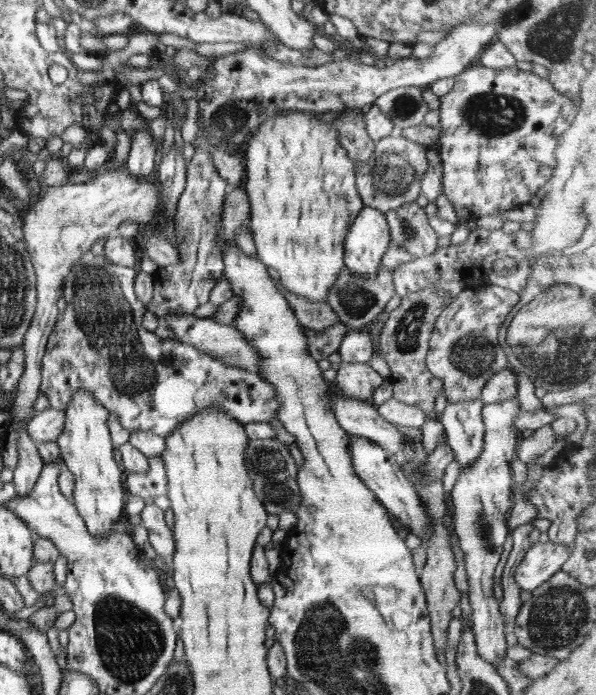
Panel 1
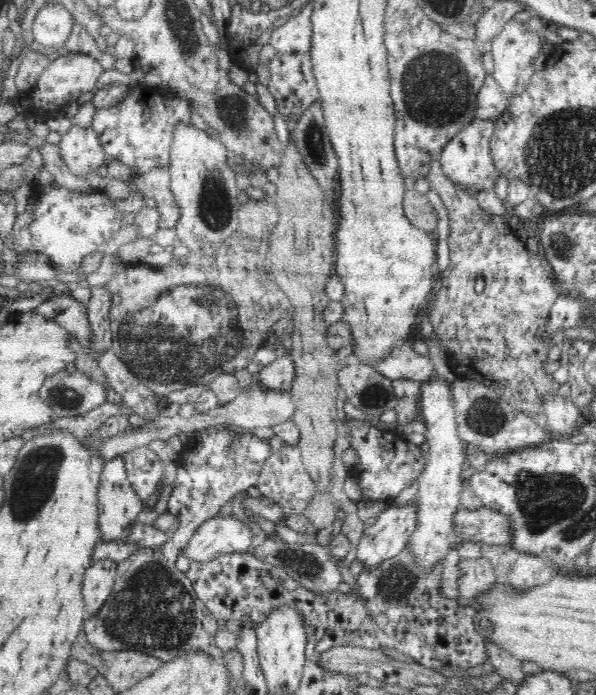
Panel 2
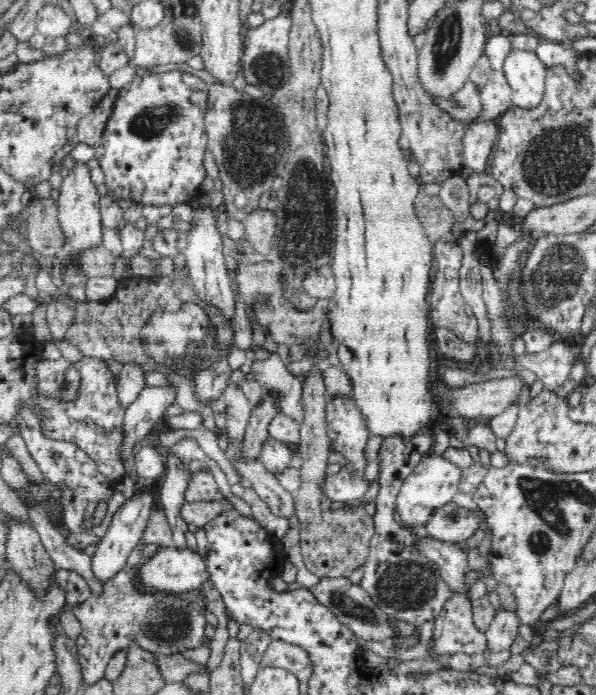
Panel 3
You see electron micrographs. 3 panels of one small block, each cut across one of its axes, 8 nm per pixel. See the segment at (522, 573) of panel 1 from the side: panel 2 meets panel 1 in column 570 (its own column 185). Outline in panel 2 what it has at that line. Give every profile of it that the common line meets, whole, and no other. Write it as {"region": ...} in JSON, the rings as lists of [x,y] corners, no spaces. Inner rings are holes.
{"region":[[[239,511],[230,516],[210,518],[194,531],[188,544],[182,550],[188,559],[204,563],[226,553],[246,553],[251,546],[252,534],[255,531],[260,531],[260,518],[250,518]]]}

